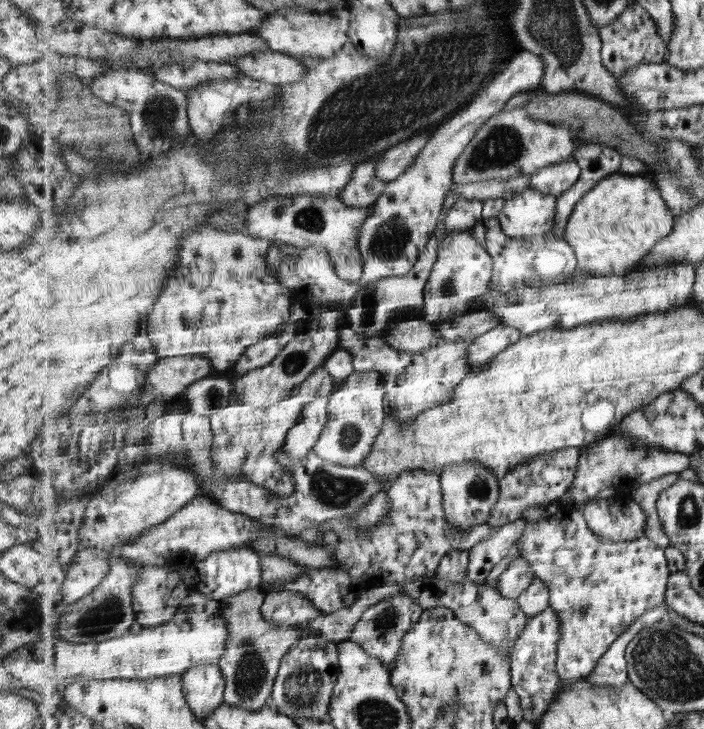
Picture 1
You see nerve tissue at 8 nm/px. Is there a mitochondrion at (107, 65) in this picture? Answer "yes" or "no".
no

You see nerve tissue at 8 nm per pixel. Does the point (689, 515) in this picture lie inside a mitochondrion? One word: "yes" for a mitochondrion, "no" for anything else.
yes

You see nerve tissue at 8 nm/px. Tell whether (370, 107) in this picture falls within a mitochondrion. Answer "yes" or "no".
yes

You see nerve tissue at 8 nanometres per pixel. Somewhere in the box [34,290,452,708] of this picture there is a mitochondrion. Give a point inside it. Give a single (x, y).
(104, 616)

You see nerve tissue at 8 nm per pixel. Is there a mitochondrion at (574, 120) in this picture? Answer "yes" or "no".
no

